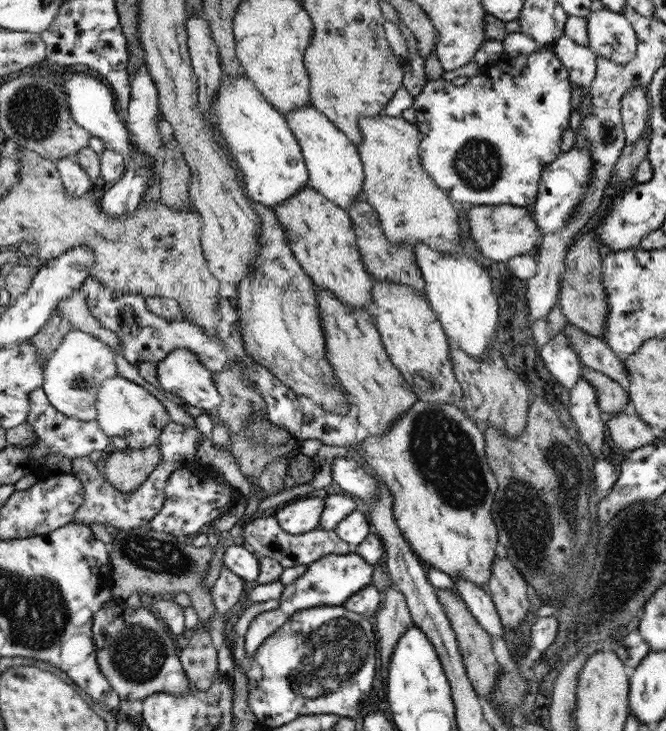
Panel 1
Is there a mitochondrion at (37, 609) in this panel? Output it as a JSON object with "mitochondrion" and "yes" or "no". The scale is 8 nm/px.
{"mitochondrion":"yes"}

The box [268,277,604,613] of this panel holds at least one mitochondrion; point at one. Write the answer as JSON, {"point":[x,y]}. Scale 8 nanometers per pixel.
{"point":[530,520]}

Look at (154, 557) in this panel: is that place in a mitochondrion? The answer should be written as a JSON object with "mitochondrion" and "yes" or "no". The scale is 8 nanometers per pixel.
{"mitochondrion":"yes"}

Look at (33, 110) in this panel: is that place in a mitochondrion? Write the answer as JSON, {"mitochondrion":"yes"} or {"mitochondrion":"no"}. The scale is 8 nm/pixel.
{"mitochondrion":"yes"}

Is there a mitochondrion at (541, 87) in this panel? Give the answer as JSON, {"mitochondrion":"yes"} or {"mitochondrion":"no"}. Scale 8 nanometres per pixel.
{"mitochondrion":"no"}

